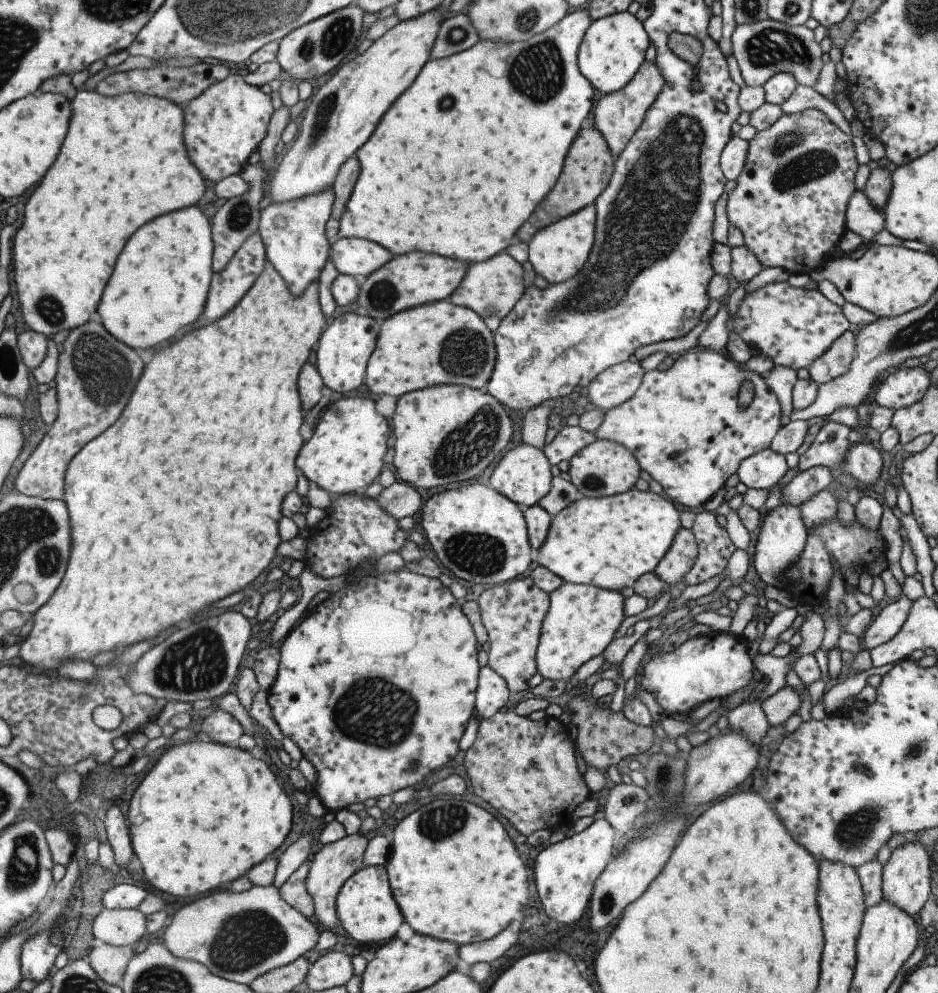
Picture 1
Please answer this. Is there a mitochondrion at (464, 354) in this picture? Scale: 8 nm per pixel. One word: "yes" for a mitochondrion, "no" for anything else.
yes

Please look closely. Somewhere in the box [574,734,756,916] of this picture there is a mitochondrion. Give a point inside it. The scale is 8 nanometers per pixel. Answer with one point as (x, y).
(663, 774)

